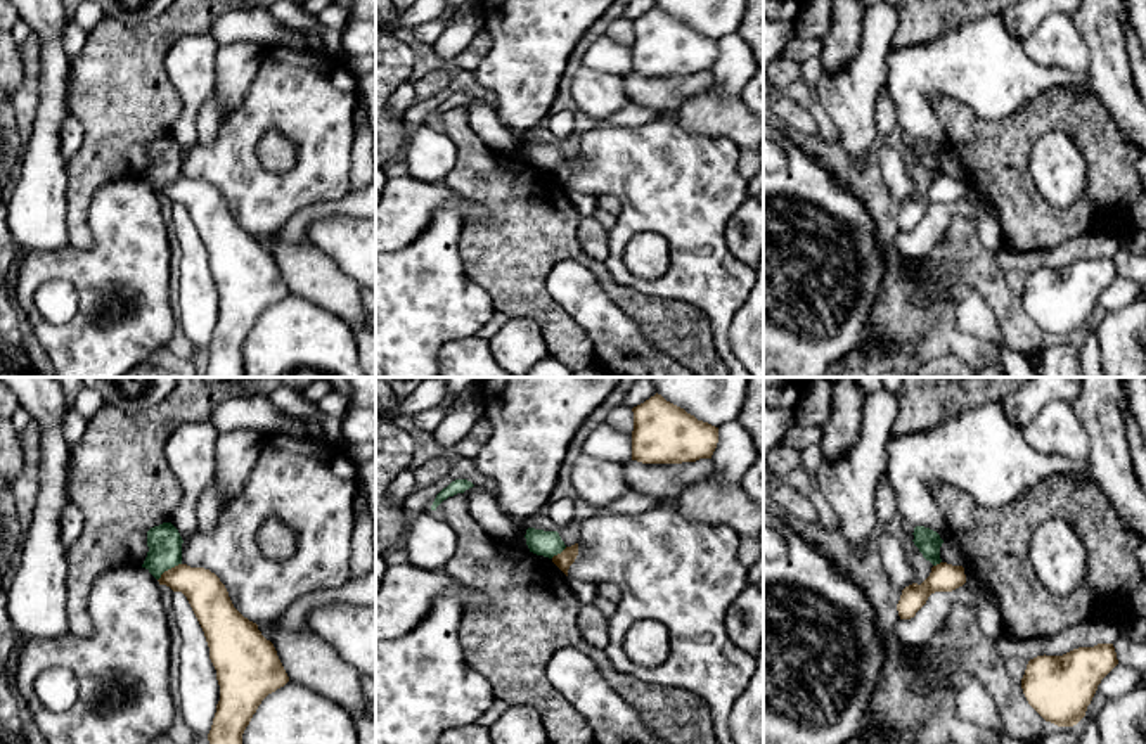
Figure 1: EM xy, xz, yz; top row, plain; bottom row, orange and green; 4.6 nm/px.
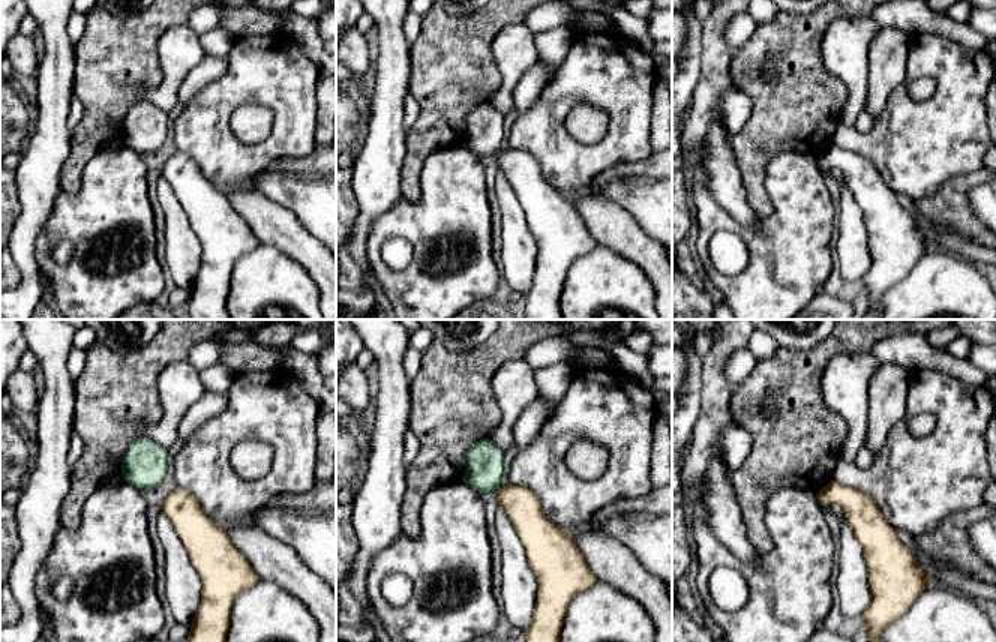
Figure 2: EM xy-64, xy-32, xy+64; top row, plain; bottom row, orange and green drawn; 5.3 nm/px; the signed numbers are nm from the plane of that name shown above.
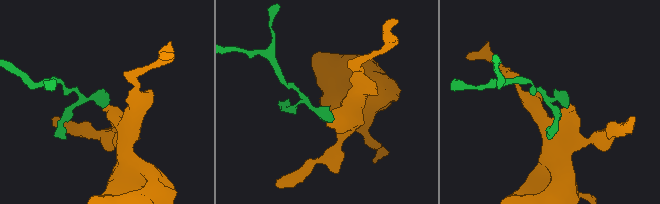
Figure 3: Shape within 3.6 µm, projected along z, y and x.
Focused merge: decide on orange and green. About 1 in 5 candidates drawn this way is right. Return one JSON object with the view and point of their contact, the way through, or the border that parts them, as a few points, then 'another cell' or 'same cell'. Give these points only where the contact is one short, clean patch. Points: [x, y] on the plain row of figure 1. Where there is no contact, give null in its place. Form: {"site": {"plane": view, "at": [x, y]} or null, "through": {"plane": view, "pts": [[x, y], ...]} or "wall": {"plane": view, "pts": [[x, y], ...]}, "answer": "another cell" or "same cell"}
{"site": {"plane": "xy", "at": [168, 182]}, "wall": {"plane": "xy", "pts": [[180, 175], [168, 180], [158, 192]]}, "answer": "another cell"}

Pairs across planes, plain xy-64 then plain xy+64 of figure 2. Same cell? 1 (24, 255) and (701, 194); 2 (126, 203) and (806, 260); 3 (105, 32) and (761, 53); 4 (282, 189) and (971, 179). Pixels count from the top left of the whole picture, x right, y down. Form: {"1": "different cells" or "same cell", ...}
{"1": "different cells", "2": "same cell", "3": "same cell", "4": "different cells"}

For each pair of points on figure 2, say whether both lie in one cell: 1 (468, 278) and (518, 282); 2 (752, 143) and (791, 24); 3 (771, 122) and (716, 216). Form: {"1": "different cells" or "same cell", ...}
{"1": "different cells", "2": "same cell", "3": "different cells"}

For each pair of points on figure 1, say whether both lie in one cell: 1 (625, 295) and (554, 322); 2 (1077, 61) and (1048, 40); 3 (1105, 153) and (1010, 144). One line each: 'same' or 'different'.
1: same
2: same
3: same

